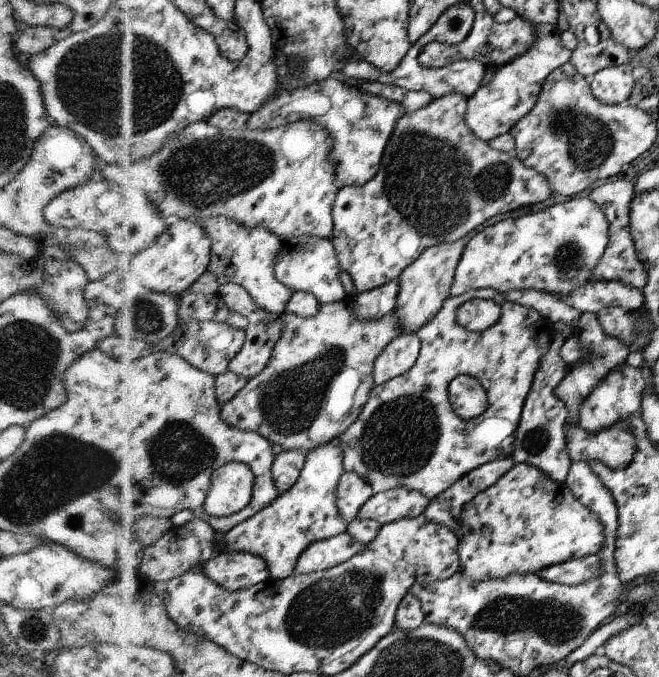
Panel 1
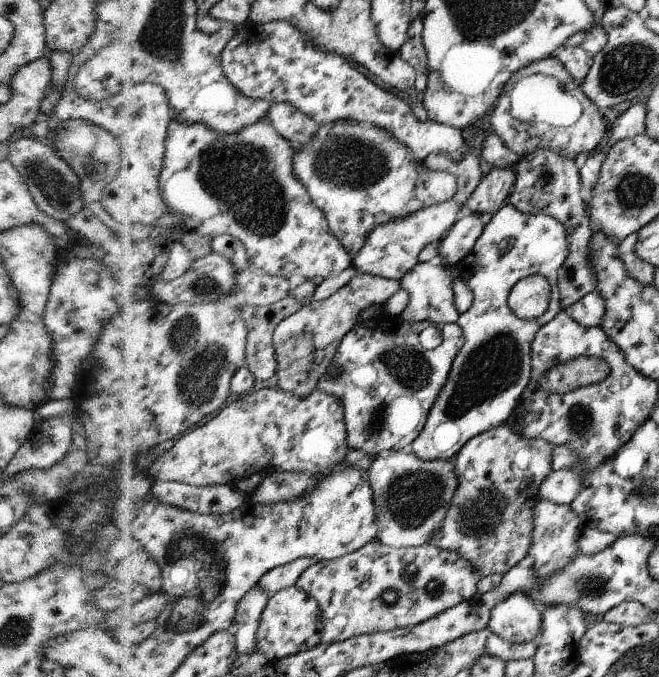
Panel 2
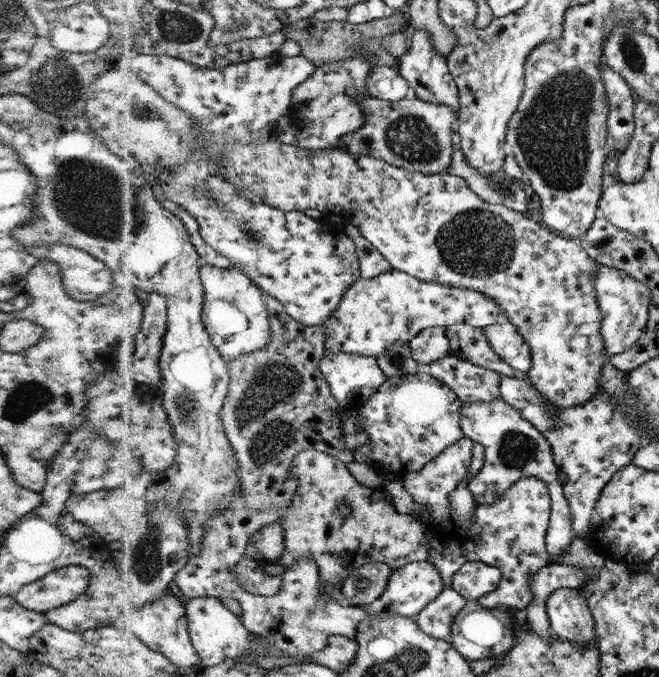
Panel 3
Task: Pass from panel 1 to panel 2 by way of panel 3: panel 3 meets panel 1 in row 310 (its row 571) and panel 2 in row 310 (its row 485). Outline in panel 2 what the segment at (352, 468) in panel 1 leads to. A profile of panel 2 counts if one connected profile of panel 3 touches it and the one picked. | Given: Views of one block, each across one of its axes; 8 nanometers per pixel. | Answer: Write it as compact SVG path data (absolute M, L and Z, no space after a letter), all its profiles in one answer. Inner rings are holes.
M438 261L415 263L400 279L400 288L409 296L407 306L400 312L405 322L433 322L434 325L456 323L458 319L453 304L452 283L458 278L454 267L445 268ZM529 275L516 282L508 294L508 307L521 320L533 322L548 309L550 286L541 275Z

